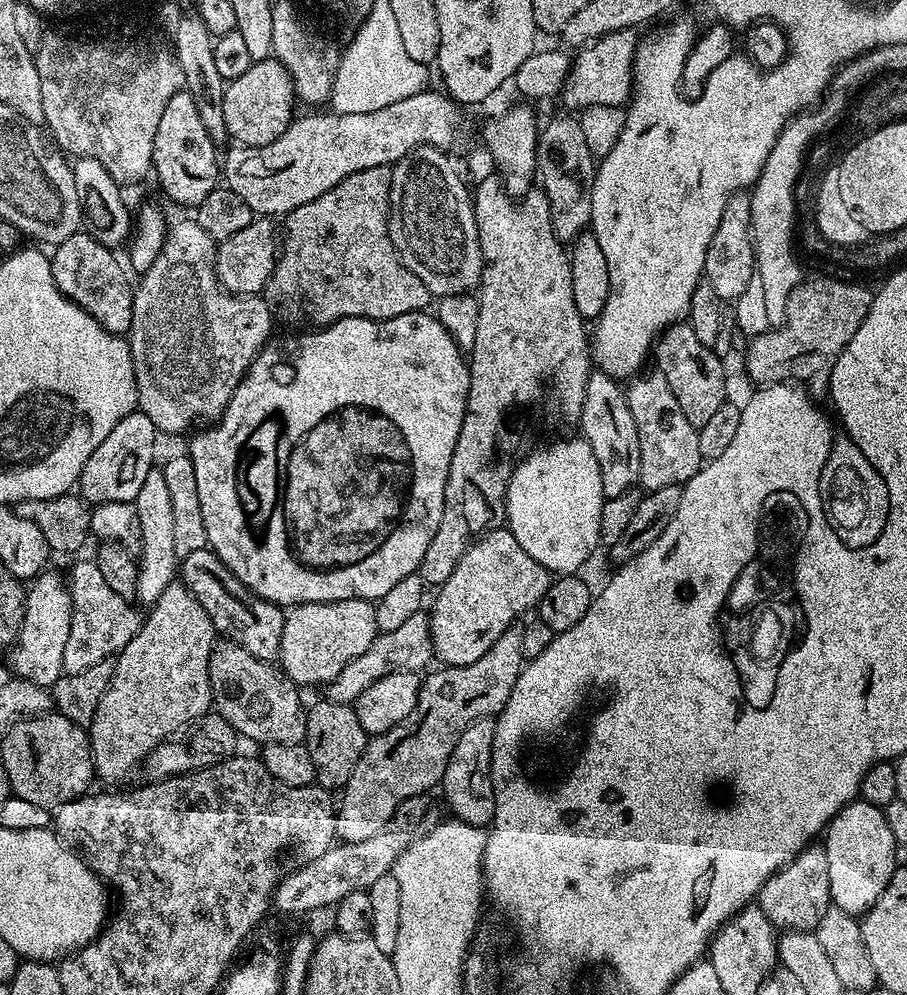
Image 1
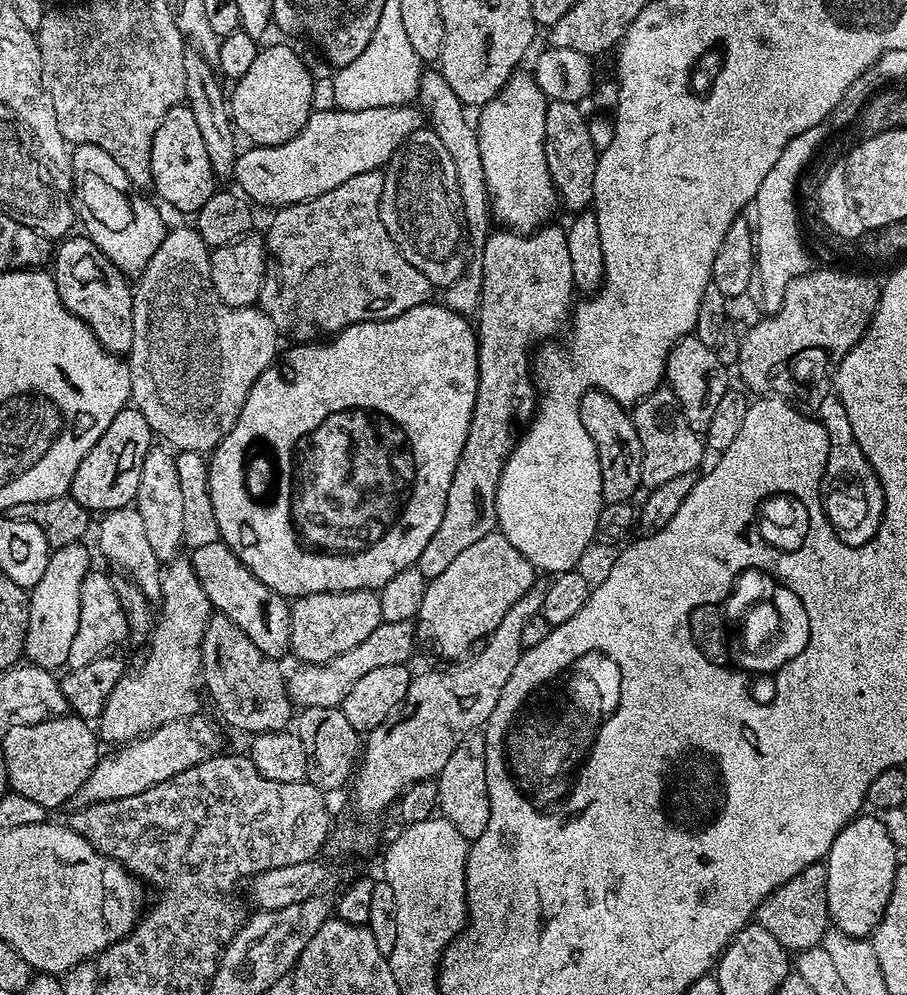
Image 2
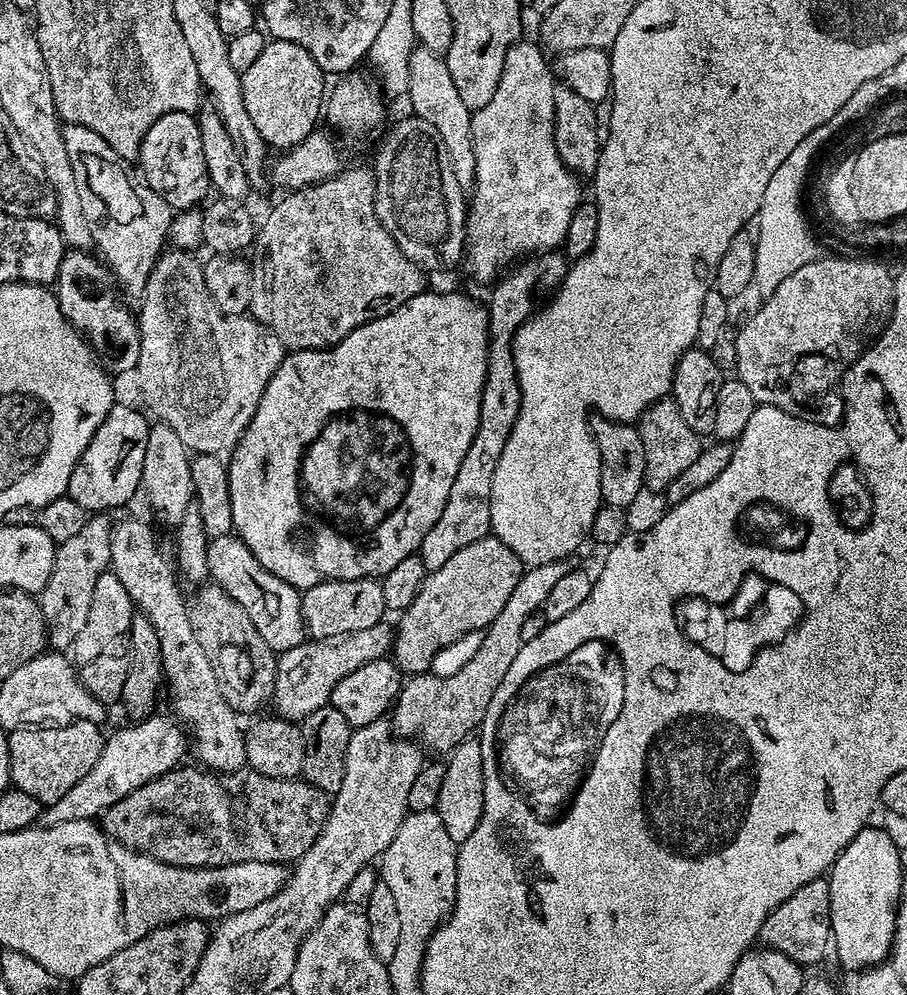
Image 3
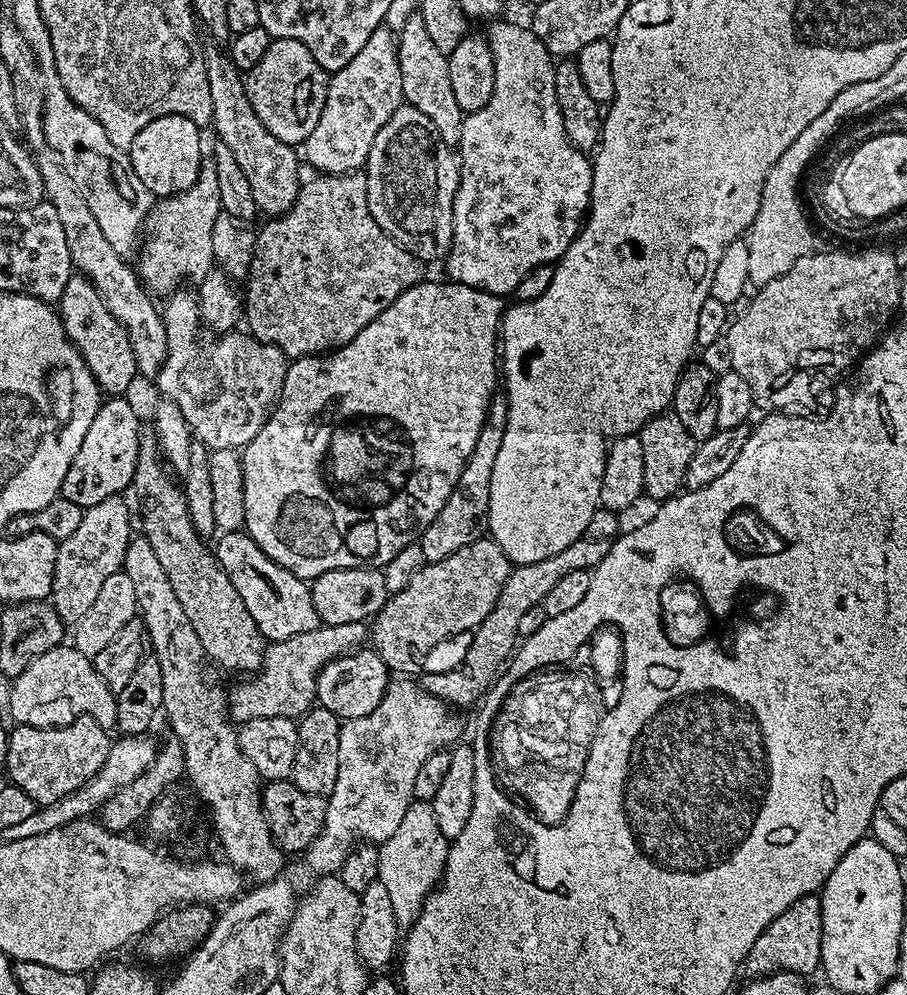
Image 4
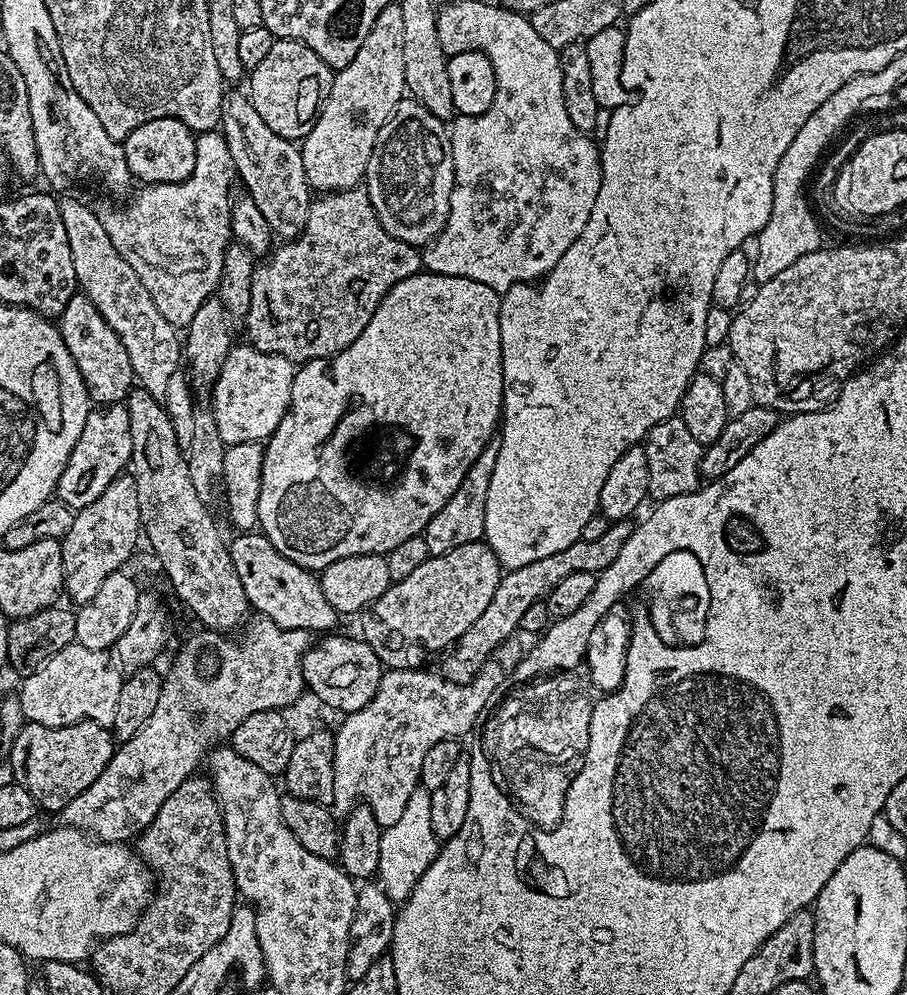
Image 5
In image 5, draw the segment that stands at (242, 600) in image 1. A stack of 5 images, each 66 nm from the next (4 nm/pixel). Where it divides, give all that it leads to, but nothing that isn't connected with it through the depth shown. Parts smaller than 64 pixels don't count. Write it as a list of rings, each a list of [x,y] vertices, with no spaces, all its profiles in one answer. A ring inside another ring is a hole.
[[[253,530],[233,537],[233,540],[230,540],[230,551],[234,570],[238,570],[238,578],[242,581],[242,590],[245,591],[249,605],[255,610],[257,608],[261,617],[273,620],[280,628],[306,630],[313,634],[328,634],[335,629],[332,627],[335,626],[336,620],[338,621],[338,614],[334,606],[326,602],[326,594],[322,594],[319,579],[309,569],[298,566],[290,562],[290,558],[278,554],[278,550],[274,550],[274,546],[259,531]]]

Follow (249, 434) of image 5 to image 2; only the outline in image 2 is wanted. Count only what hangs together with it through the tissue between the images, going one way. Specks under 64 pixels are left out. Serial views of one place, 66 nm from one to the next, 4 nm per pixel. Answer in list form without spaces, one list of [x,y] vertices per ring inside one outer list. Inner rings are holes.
[[[195,227],[176,228],[168,230],[164,236],[162,246],[154,250],[154,258],[145,266],[143,272],[139,273],[135,281],[132,301],[134,302],[134,346],[128,352],[126,363],[130,370],[130,386],[132,387],[131,403],[146,418],[146,422],[152,427],[157,437],[165,436],[173,449],[180,452],[198,452],[201,454],[211,453],[230,434],[234,422],[238,422],[238,414],[250,394],[250,390],[258,382],[258,378],[277,359],[276,340],[278,333],[274,322],[261,310],[259,306],[251,308],[231,308],[226,306],[218,298],[214,286],[210,282],[210,249],[208,243],[196,233]]]

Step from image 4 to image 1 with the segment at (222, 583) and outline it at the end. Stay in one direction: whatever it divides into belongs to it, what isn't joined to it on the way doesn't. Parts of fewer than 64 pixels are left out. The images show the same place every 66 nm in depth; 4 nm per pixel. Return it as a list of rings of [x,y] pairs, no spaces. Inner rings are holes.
[[[222,640],[213,645],[210,660],[210,678],[213,692],[213,703],[217,715],[226,718],[243,739],[244,737],[258,742],[259,745],[286,742],[299,744],[307,737],[307,713],[300,698],[299,687],[293,683],[283,669],[277,665],[256,658],[235,641]]]

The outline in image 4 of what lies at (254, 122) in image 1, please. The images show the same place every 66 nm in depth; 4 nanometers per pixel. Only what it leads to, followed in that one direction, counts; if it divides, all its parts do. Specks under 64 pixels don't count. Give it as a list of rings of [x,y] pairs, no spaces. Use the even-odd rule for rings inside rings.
[[[273,39],[262,62],[258,62],[254,70],[246,73],[244,85],[250,98],[250,106],[254,106],[254,114],[262,118],[262,126],[266,126],[266,130],[270,130],[274,138],[293,146],[300,146],[306,138],[310,138],[310,130],[318,126],[318,118],[322,118],[322,106],[326,102],[329,79],[329,73],[324,71],[323,66],[314,58],[314,54],[310,54],[310,50],[302,46],[302,42]]]

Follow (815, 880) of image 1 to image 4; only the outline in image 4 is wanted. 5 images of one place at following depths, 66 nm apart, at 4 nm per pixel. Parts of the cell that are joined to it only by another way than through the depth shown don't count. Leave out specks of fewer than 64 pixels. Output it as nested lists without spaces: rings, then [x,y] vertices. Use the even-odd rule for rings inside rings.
[[[819,895],[798,898],[762,934],[758,934],[758,942],[750,946],[750,954],[744,959],[742,968],[749,977],[769,976],[772,972],[797,972],[799,976],[811,977],[812,971],[820,968],[822,954],[822,902]]]

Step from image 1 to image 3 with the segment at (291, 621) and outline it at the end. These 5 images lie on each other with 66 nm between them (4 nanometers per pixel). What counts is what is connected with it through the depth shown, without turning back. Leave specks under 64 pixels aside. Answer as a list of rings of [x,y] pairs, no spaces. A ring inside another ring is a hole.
[[[374,576],[349,580],[323,580],[320,584],[303,589],[300,605],[307,635],[318,640],[332,640],[335,636],[366,630],[381,623],[386,616],[382,583]]]

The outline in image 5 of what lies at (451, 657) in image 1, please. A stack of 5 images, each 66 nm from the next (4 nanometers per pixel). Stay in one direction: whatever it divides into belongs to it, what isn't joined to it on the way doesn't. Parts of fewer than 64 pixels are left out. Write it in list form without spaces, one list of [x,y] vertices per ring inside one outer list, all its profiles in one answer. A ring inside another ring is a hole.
[[[484,540],[429,556],[422,566],[393,582],[382,598],[359,613],[359,635],[378,654],[385,669],[423,669],[435,652],[451,649],[474,626],[490,598],[494,598],[501,575],[498,558]]]

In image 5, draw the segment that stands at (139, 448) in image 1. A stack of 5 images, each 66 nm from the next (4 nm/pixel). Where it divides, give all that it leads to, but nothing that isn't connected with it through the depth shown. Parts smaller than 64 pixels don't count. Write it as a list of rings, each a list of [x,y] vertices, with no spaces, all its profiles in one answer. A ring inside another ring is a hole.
[[[109,404],[99,410],[89,411],[86,426],[82,426],[82,435],[74,442],[74,450],[70,450],[70,458],[66,462],[66,470],[62,470],[62,478],[58,478],[55,499],[61,500],[73,510],[90,506],[110,482],[114,482],[129,467],[132,458],[132,442],[130,440],[130,414],[124,404]]]

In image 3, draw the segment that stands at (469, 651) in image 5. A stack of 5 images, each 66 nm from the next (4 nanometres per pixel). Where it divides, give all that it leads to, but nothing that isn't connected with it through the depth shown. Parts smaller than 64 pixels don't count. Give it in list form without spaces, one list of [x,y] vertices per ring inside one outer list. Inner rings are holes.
[[[571,559],[525,567],[518,586],[514,586],[514,594],[510,594],[498,618],[494,618],[494,622],[483,633],[484,641],[457,672],[449,676],[409,675],[400,685],[400,694],[396,697],[392,712],[394,718],[390,720],[395,733],[402,738],[415,738],[429,753],[441,754],[451,752],[457,744],[469,739],[484,721],[490,698],[494,698],[494,690],[498,690],[502,678],[506,678],[506,670],[510,670],[514,658],[518,658],[518,650],[525,642],[520,633],[522,622],[526,622],[530,614],[543,609],[550,589],[565,574],[570,574],[573,567]]]

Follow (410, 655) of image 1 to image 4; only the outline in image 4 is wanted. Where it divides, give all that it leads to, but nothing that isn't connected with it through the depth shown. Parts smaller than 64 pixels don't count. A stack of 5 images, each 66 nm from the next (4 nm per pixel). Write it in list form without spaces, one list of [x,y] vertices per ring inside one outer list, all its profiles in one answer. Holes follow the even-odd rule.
[[[326,624],[306,634],[294,634],[289,640],[269,643],[264,650],[264,660],[258,672],[251,678],[244,678],[233,692],[227,693],[228,714],[237,725],[254,718],[303,717],[317,703],[316,679],[331,660],[359,649],[369,639],[370,628],[362,624]]]

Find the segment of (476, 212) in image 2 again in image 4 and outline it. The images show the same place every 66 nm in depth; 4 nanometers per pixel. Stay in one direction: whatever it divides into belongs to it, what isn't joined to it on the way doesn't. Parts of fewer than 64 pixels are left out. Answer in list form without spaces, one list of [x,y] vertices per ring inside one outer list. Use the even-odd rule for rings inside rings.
[[[419,10],[412,12],[410,18],[406,18],[404,25],[399,28],[396,53],[398,66],[402,70],[402,94],[406,103],[422,110],[422,114],[426,114],[426,118],[430,118],[430,122],[438,126],[438,134],[442,134],[447,144],[459,145],[460,127],[466,113],[454,99],[447,55],[442,50],[438,50],[438,46],[434,46]]]

